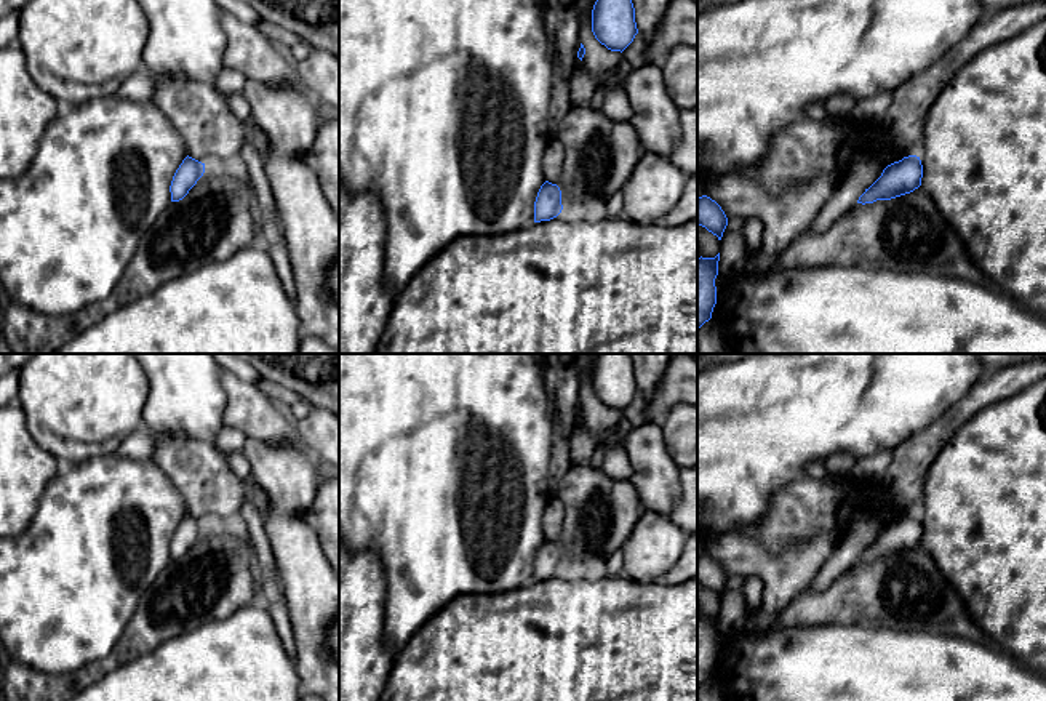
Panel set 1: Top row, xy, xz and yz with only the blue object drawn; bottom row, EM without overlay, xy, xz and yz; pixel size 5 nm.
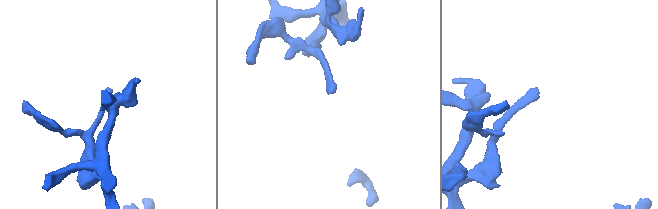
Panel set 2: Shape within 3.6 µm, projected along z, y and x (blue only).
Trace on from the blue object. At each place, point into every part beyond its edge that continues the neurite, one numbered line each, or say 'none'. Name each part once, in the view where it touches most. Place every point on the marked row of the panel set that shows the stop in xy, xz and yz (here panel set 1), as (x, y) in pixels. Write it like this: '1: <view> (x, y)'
none

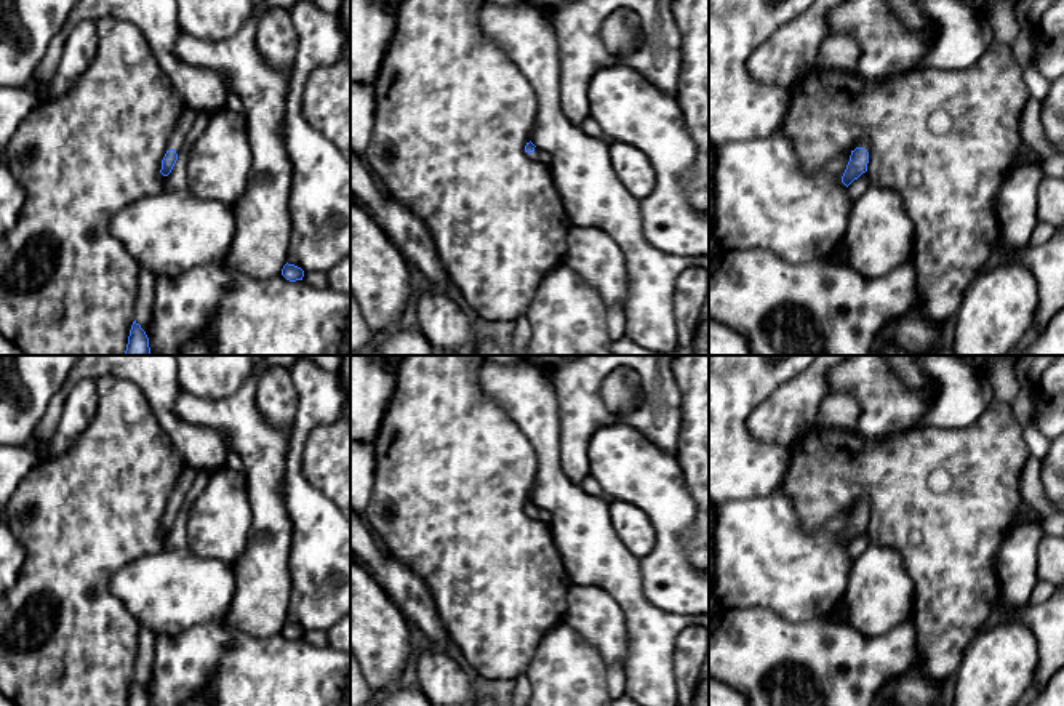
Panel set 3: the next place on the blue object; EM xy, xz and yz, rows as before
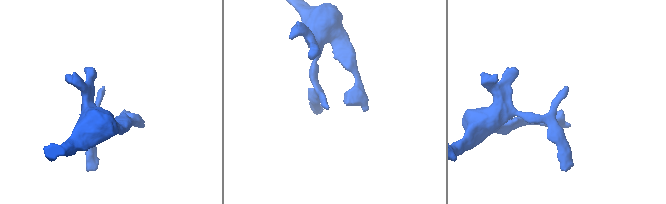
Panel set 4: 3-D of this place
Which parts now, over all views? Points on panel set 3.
1: xy (178, 140)

